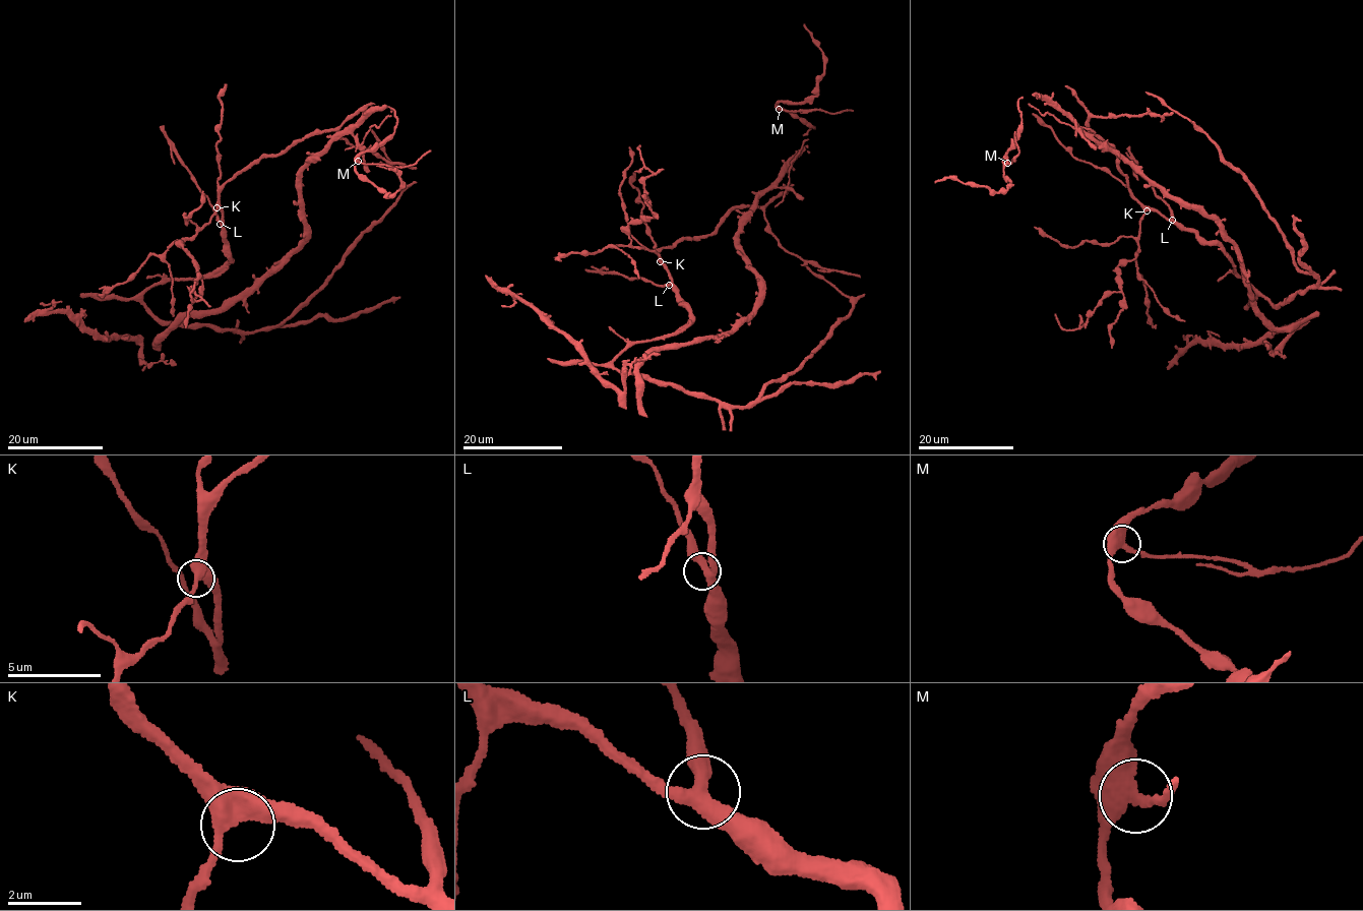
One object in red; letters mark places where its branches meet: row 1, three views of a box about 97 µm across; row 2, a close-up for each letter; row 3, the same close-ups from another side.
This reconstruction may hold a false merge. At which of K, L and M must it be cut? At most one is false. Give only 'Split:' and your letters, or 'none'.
Split: M

